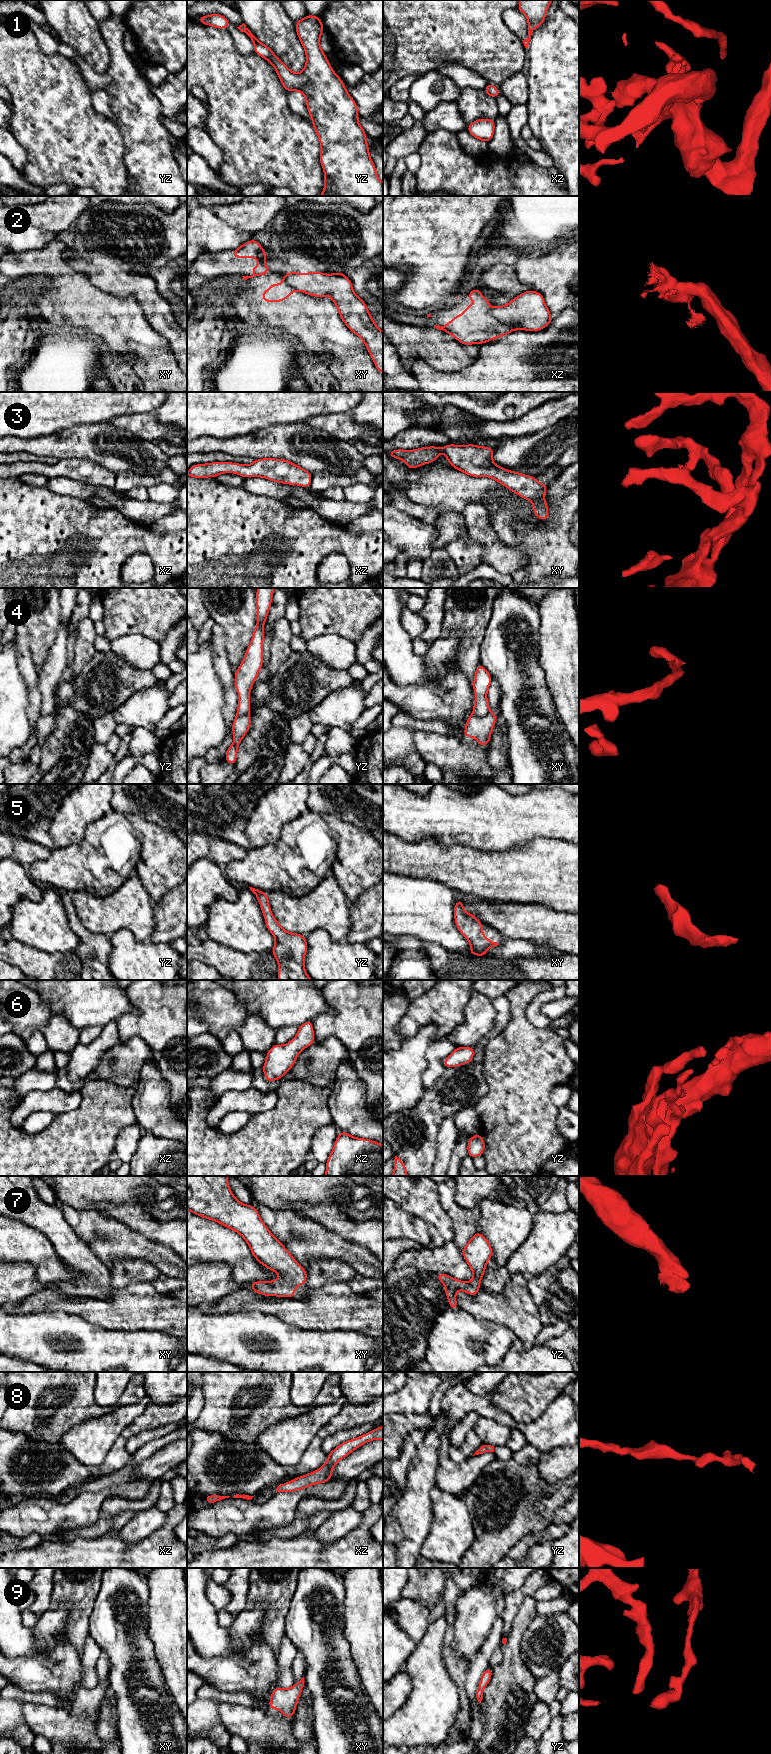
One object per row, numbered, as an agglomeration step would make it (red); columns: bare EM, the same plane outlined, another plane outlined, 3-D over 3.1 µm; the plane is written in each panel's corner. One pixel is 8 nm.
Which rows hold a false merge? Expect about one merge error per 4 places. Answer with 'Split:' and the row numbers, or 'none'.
Split: 2, 4

